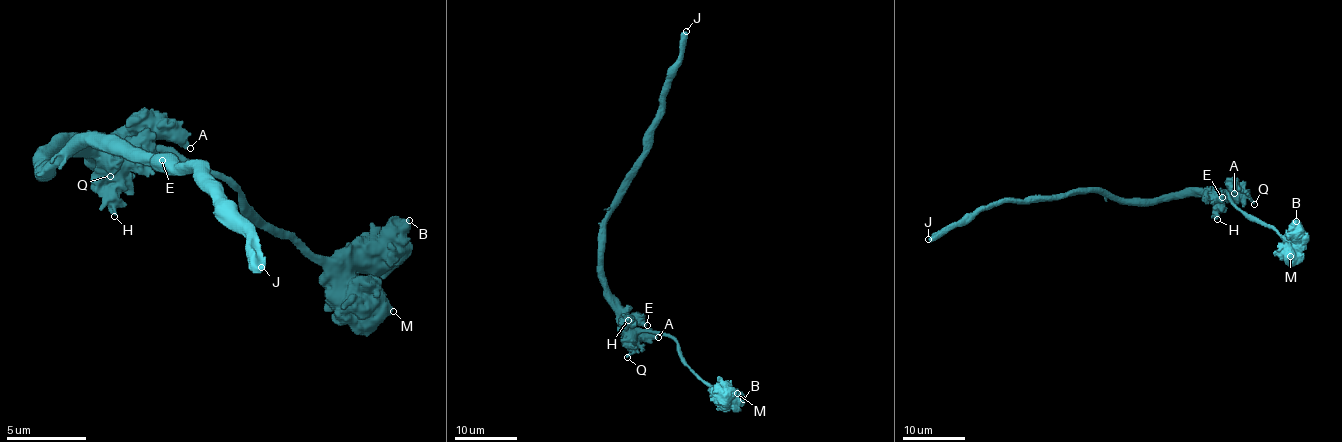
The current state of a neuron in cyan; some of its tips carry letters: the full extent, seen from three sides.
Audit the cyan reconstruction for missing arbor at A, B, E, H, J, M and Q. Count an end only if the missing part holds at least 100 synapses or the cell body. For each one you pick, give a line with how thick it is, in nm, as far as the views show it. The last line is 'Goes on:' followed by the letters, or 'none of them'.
J: 550 nm
Goes on: J

